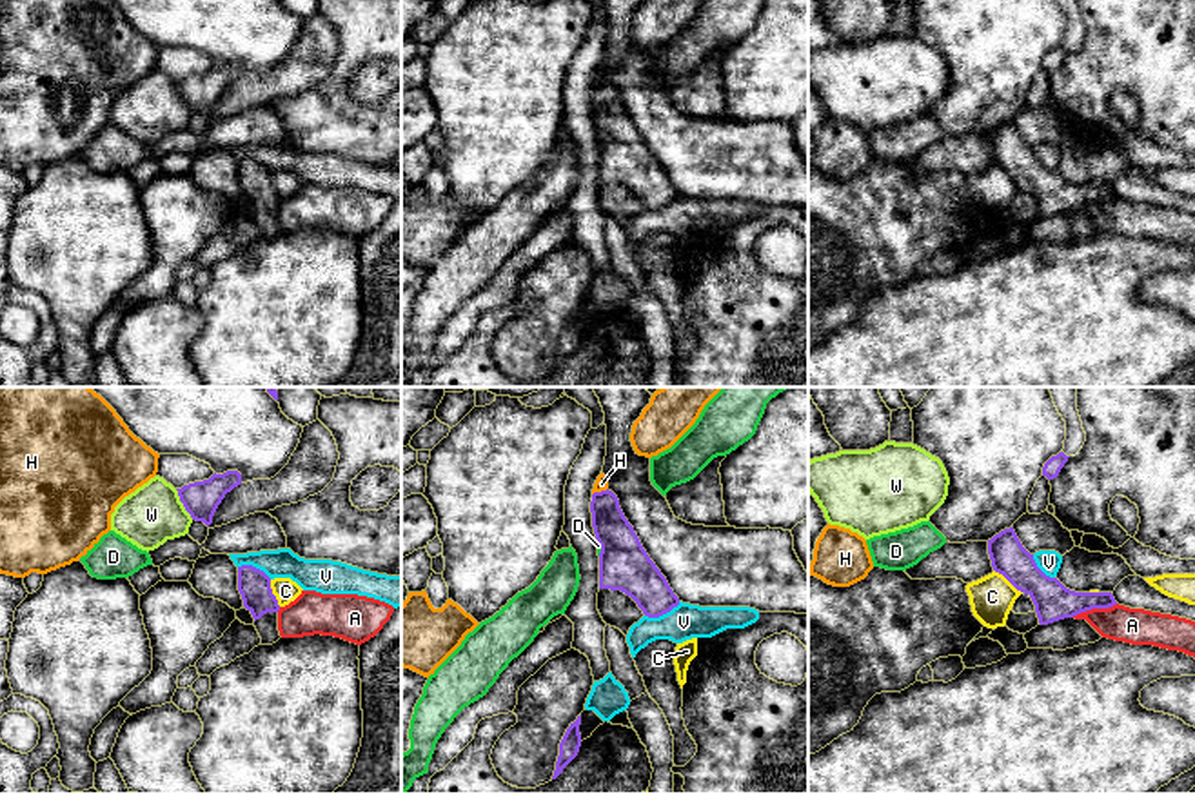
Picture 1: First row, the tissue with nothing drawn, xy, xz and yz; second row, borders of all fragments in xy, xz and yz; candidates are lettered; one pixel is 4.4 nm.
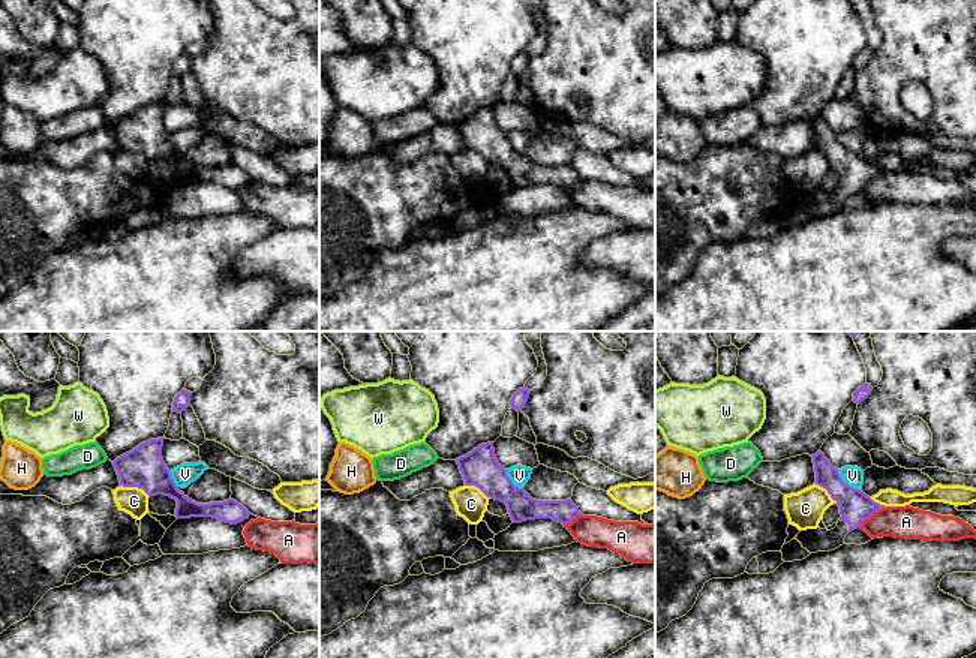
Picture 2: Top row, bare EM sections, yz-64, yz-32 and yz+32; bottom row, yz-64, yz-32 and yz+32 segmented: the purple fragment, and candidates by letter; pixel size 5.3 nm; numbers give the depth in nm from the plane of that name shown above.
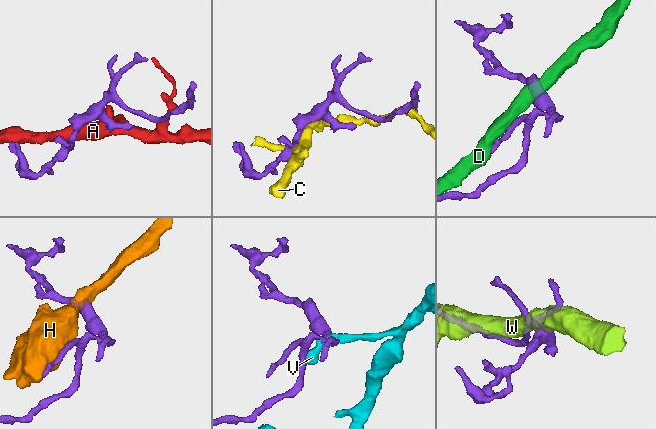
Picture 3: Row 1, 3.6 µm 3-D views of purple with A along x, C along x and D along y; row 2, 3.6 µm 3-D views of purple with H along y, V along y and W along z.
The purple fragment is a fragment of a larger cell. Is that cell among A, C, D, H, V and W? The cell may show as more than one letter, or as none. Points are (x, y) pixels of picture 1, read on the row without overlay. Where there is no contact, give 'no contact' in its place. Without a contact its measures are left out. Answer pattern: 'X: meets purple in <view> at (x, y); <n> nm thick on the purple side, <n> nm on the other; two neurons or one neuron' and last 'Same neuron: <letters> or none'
A: meets purple in yz at (1094, 200); 170 nm thick on the purple side, 160 nm on the other; two neurons
C: meets purple in yz at (1008, 173); 170 nm thick on the purple side, 190 nm on the other; two neurons
D: meets purple in xz at (602, 142); 220 nm thick on the purple side, 20 nm on the other; two neurons
H: meets purple in xz at (602, 84); 170 nm thick on the purple side, 60 nm on the other; two neurons
V: meets purple in xz at (661, 208); 200 nm thick on the purple side, 160 nm on the other; two neurons
W: meets purple in xy at (182, 95); 160 nm thick on the purple side, 260 nm on the other; two neurons
Same neuron: none

